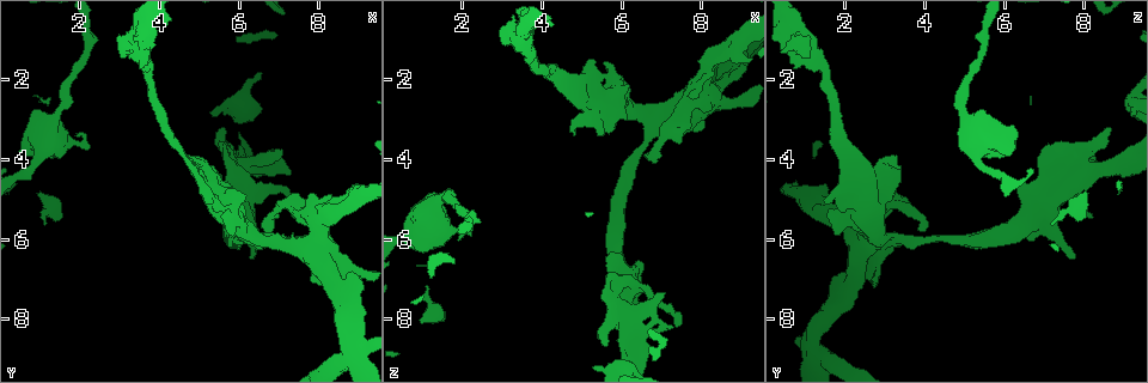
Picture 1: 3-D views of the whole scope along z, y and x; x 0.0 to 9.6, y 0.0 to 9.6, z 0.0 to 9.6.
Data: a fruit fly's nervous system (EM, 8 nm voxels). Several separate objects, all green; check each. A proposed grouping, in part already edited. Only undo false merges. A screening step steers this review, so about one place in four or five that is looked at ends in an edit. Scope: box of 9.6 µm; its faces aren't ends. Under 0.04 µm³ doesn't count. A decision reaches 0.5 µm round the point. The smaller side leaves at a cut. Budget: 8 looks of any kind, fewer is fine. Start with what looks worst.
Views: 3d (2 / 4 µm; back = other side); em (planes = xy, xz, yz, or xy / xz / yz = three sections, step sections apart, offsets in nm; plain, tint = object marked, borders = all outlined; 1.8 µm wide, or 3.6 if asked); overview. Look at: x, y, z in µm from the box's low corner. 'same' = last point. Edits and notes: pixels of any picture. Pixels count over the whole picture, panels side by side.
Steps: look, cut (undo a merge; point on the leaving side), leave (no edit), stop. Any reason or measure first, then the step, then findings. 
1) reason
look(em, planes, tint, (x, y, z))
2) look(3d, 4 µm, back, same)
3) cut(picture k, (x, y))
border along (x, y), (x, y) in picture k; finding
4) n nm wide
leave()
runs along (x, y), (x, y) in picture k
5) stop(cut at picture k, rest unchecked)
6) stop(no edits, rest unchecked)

abrupt turn
look(3d, 4 µm, (8.75, 9.00, 1.35))

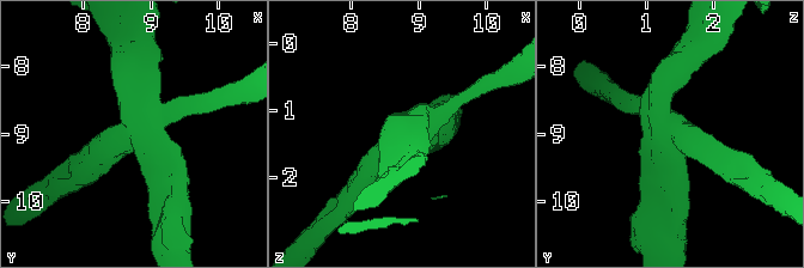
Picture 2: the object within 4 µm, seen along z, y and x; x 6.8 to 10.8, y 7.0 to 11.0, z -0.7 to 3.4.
look(em, planes, tint, (8.80, 8.95, 1.40))

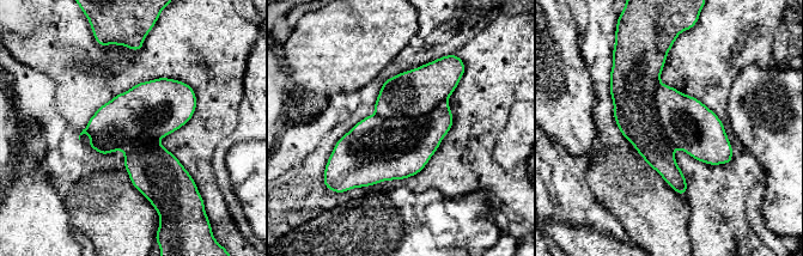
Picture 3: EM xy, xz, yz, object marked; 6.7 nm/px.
cut(picture 3, (393, 148))
two neurons meet here

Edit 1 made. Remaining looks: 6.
look(overview)

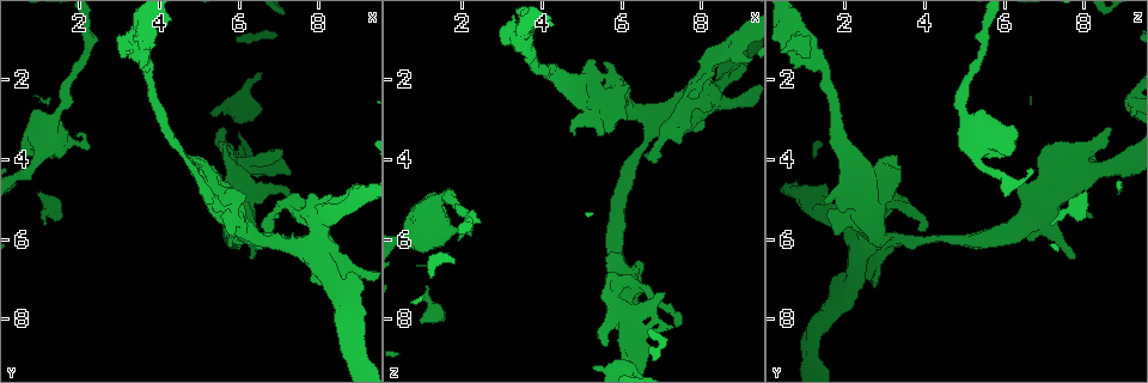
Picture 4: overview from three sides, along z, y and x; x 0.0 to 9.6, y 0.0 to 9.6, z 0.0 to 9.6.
four or more arms meet
look(em, 3.6 µm, xy, step 8, tint, (8.15, 5.85, 2.55))

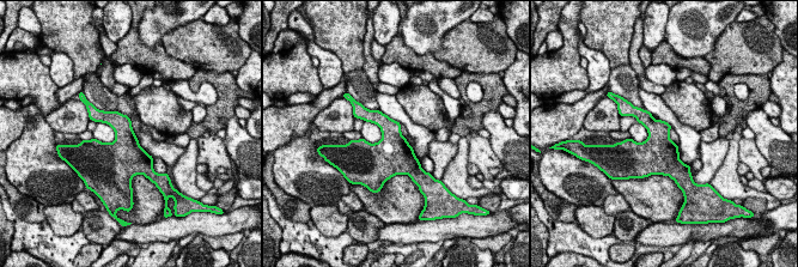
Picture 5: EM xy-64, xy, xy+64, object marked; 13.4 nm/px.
cut it another way
look(em, 3.6 µm, planes, tint, same)

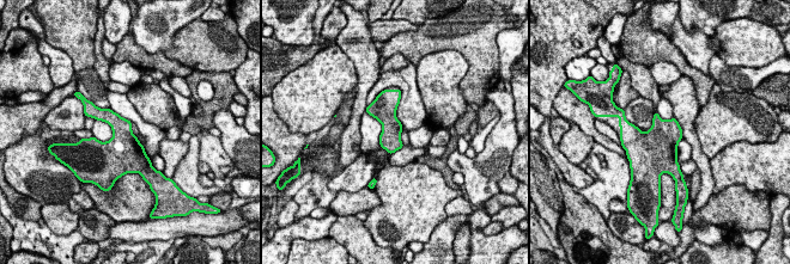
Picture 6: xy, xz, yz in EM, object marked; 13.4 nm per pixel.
leave()
continuous, no second neuron

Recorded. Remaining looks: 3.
thick turns thin
look(3d, 4 µm, (4.95, 4.30, 2.50))

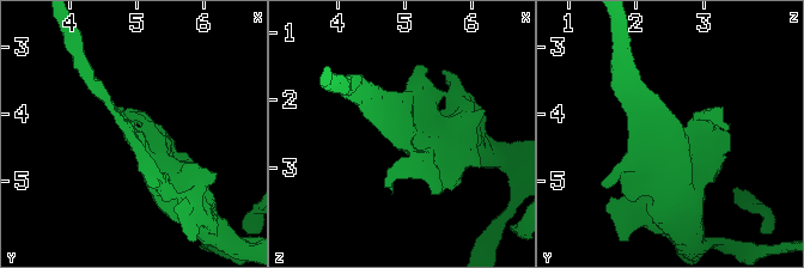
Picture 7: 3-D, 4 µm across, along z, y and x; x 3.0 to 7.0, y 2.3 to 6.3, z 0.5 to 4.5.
look(em, yz, step 8, tint, (4.90, 4.35, 2.50))

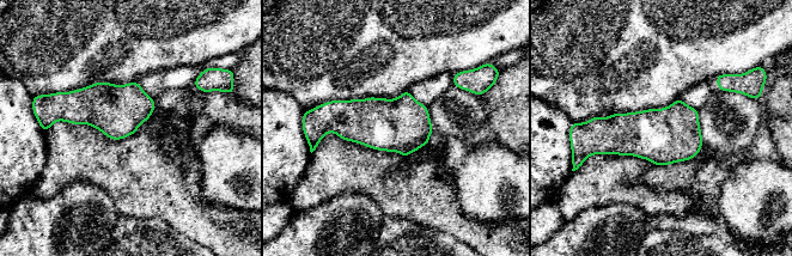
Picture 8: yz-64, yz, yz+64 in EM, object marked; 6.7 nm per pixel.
look(em, xz, step 4, tint, same)

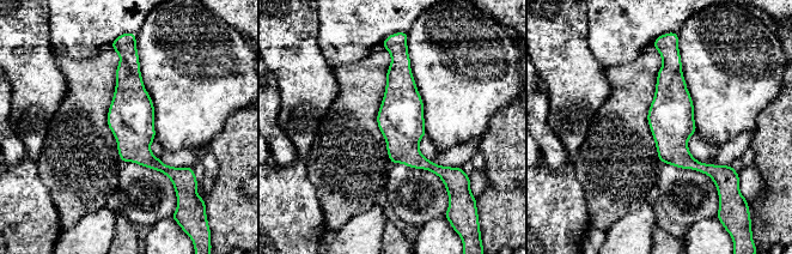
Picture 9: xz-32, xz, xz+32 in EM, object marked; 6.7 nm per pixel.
leave()
runs along (129, 55), (134, 143), (174, 179) in picture 9; continuous, no second neuron

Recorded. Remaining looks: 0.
stop(cut at picture 3, rest unchecked)

